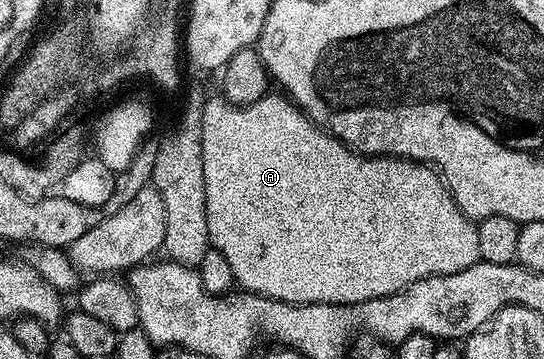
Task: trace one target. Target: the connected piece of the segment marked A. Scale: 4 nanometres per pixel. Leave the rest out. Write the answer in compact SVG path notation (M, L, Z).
M270 92L246 106L235 106L223 96L210 97L203 108L203 184L207 192L207 232L210 243L230 264L233 281L242 291L280 302L326 302L332 306L348 306L394 294L427 276L463 272L463 268L471 268L471 264L481 261L477 222L467 217L459 204L455 204L444 178L434 167L408 158L359 154L346 142L312 122L296 102L276 93Z

